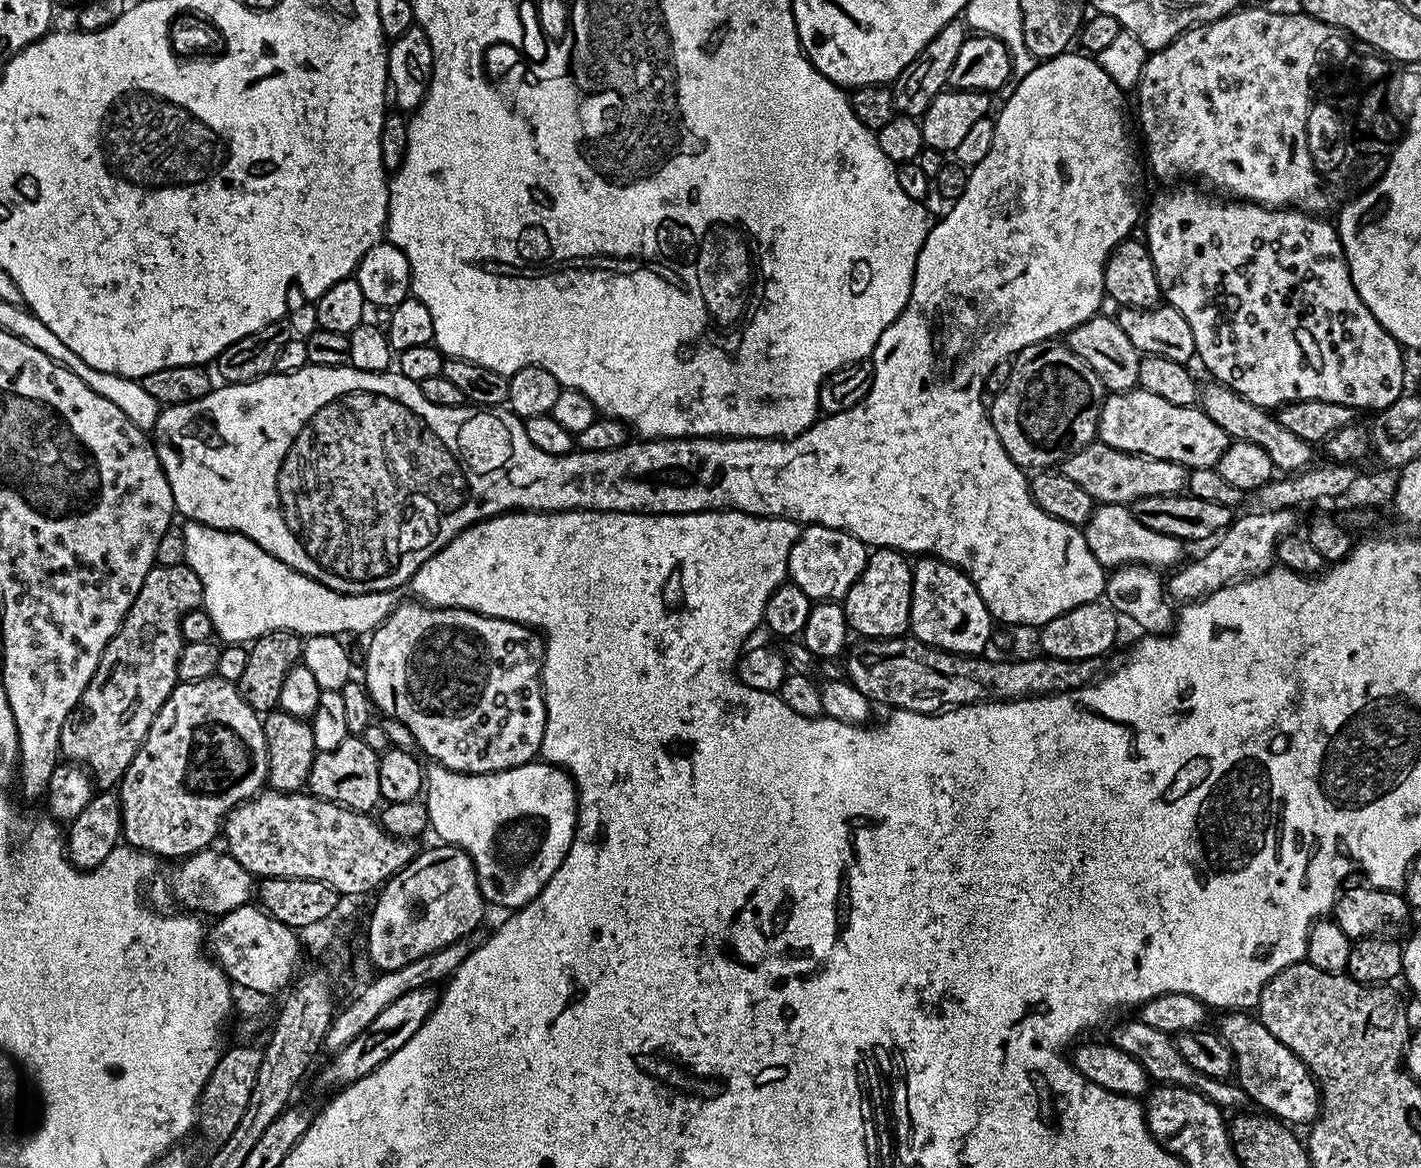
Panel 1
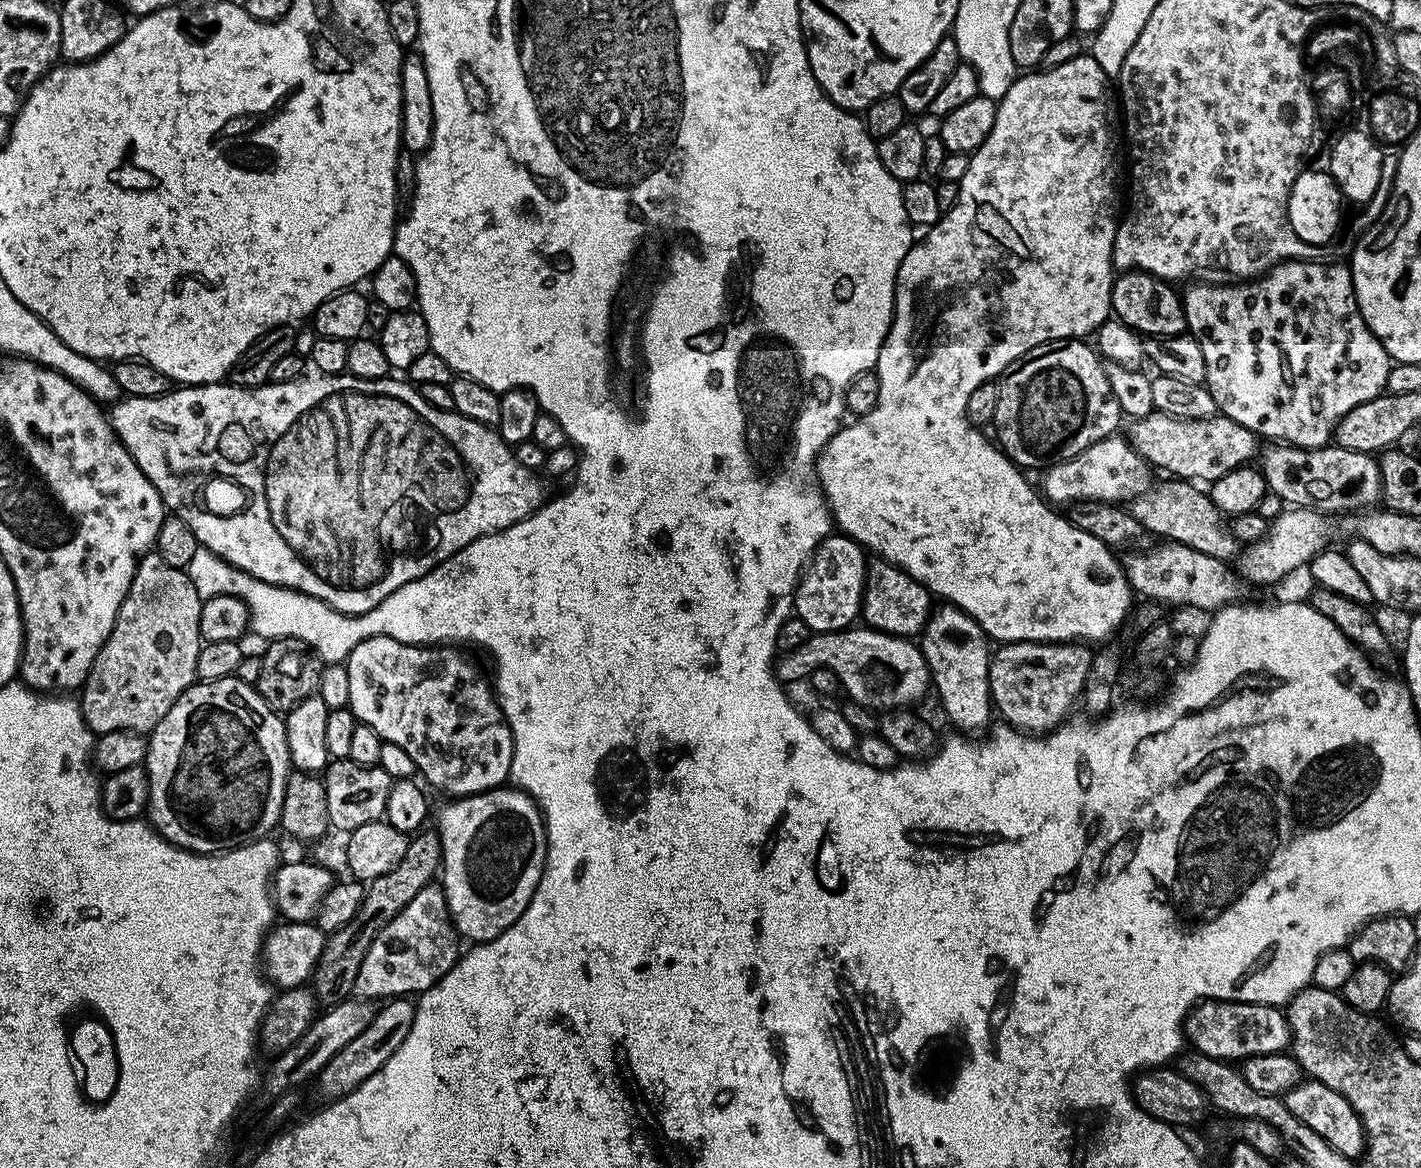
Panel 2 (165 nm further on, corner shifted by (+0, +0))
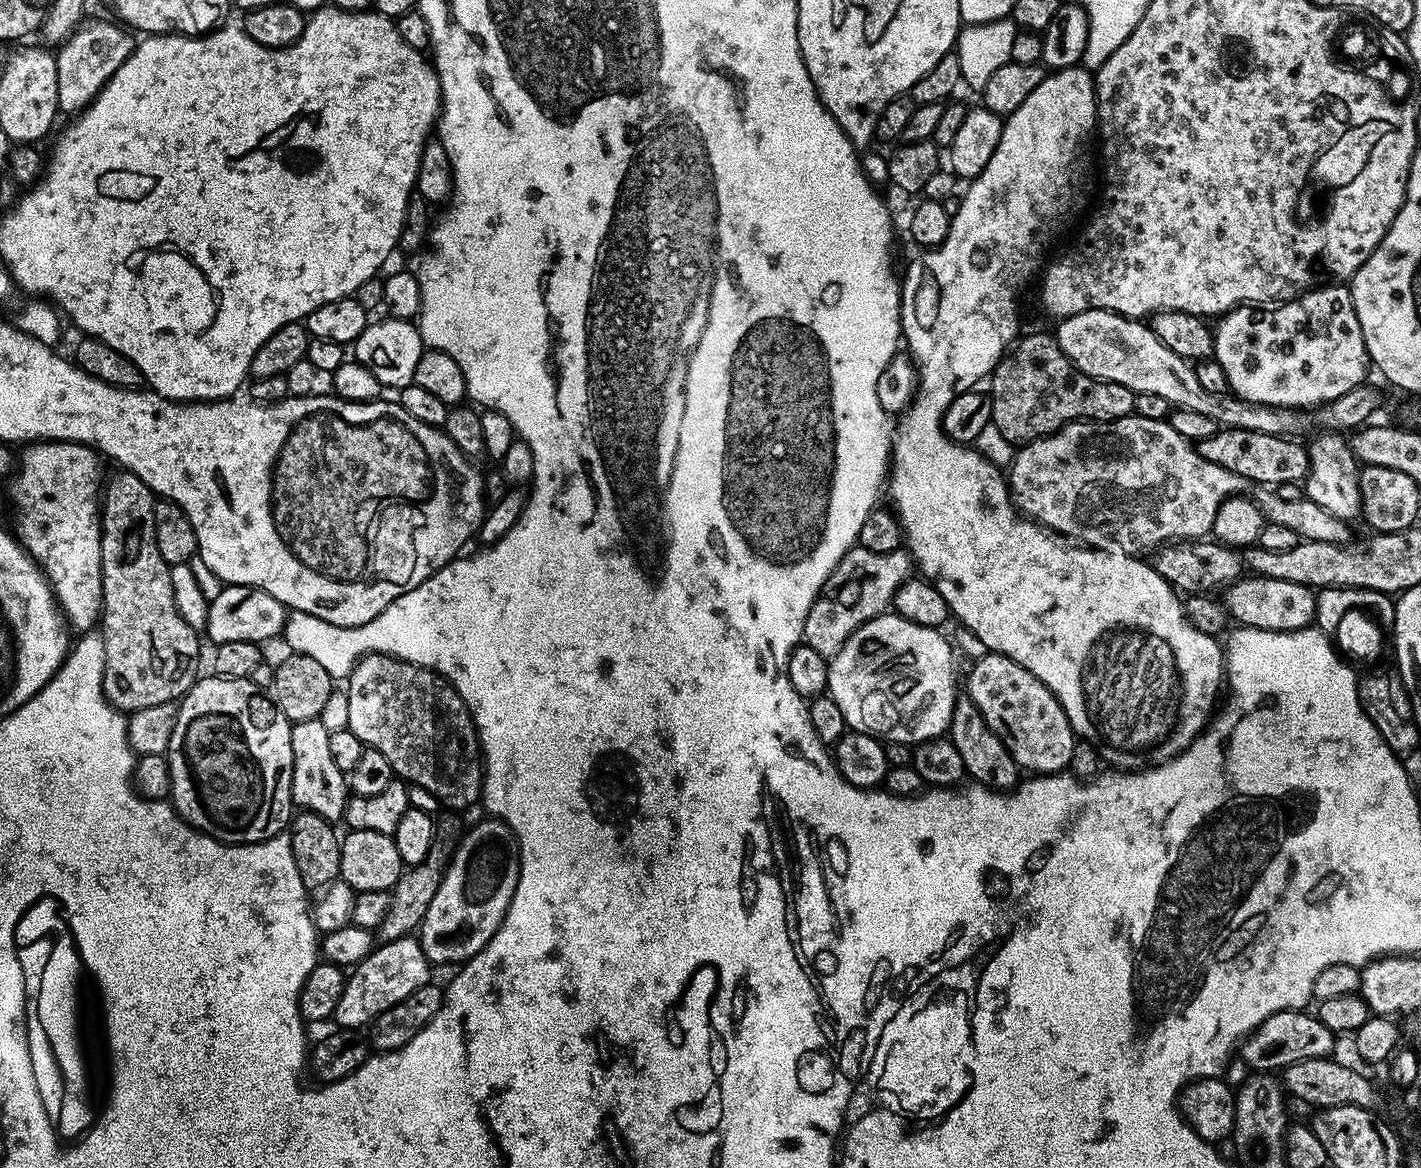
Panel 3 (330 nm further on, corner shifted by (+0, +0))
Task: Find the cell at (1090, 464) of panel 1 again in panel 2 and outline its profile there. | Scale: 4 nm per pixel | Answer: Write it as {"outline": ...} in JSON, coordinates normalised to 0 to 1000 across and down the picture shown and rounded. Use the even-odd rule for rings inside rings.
{"outline":[[[819,409],[817,414],[807,418],[806,417],[795,432],[797,442],[804,447],[806,456],[811,458],[811,455],[817,463],[846,471],[846,474],[852,474],[852,478],[862,481],[871,479],[874,467],[868,461],[861,439],[854,433],[852,424],[848,419],[847,421],[844,419],[847,417],[837,411]]]}

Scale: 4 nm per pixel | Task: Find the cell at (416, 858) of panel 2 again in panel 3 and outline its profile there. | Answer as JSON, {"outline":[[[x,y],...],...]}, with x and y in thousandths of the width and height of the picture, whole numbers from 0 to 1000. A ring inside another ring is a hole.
{"outline":[[[312,693],[306,699],[305,721],[303,721],[303,731],[297,735],[296,740],[291,740],[285,742],[280,755],[274,761],[274,779],[272,786],[269,786],[266,795],[266,801],[271,808],[277,807],[284,801],[289,801],[295,795],[296,790],[300,786],[300,779],[303,779],[303,772],[305,772],[305,765],[308,765],[310,753],[312,751],[312,746],[319,735],[322,728],[324,719],[328,711],[328,705],[323,694]]]}

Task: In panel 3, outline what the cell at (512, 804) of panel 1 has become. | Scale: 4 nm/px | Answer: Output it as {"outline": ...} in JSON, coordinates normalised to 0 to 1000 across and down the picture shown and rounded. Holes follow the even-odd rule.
{"outline":[[[340,700],[335,706],[330,708],[324,719],[319,735],[310,753],[308,765],[305,765],[305,772],[303,772],[303,779],[300,779],[300,786],[296,790],[294,804],[300,817],[302,826],[321,825],[326,826],[334,817],[336,817],[348,803],[350,793],[356,786],[356,779],[359,776],[359,769],[362,769],[362,762],[365,759],[366,747],[366,726],[363,723],[363,714],[348,700]]]}

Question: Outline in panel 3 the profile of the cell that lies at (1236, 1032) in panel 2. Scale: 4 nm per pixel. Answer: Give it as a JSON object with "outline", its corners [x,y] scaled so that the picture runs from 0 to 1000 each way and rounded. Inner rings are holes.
{"outline":[[[907,865],[894,868],[888,878],[883,880],[880,886],[876,887],[871,897],[871,904],[876,908],[881,914],[881,916],[886,916],[892,920],[899,914],[903,916],[911,909],[916,909],[919,906],[928,906],[928,904],[937,905],[937,896],[940,894],[941,888],[926,869],[920,865]]]}

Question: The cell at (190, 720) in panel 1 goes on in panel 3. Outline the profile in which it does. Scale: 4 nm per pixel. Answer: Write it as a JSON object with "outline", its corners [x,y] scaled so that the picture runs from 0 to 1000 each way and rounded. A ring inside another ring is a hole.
{"outline":[[[147,577],[146,580],[139,581],[133,592],[129,593],[124,608],[122,618],[122,628],[120,628],[120,639],[117,645],[120,656],[120,676],[121,677],[120,688],[125,697],[134,709],[139,709],[144,712],[146,716],[150,716],[157,723],[181,723],[189,719],[191,716],[196,716],[203,708],[207,699],[205,687],[205,643],[204,642],[204,628],[205,628],[206,617],[203,616],[195,608],[194,603],[184,592],[182,587],[178,586],[177,581],[163,582],[158,579]]]}

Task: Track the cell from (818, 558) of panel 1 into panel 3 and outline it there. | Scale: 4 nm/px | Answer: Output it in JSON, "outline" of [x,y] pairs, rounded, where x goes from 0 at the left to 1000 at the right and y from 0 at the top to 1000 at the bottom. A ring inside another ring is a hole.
{"outline":[[[605,467],[600,469],[594,475],[593,481],[590,481],[578,502],[577,511],[571,516],[570,526],[567,526],[565,551],[579,562],[588,562],[601,539],[626,523],[630,507],[640,496],[643,490],[643,480],[638,472],[613,473]]]}

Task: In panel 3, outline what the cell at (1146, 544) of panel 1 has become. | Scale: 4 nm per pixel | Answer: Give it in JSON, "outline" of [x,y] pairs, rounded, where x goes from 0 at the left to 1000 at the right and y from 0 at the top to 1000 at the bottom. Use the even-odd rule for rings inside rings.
{"outline":[[[878,492],[861,504],[860,516],[871,535],[885,539],[910,541],[921,537],[926,529],[926,507],[919,500],[902,498],[902,495]]]}

